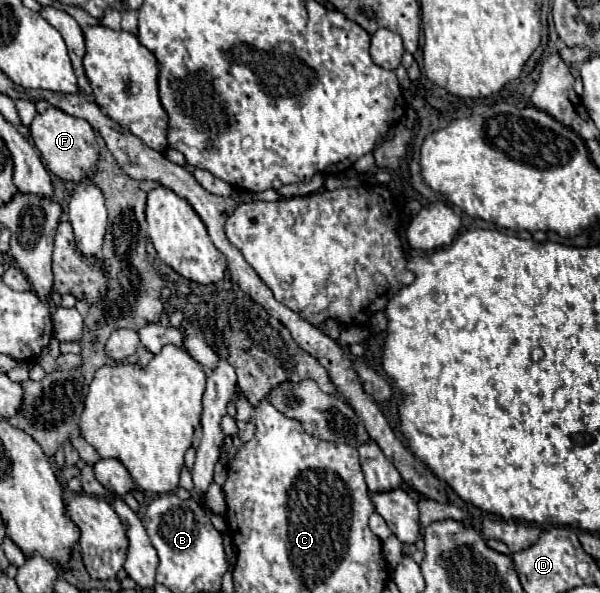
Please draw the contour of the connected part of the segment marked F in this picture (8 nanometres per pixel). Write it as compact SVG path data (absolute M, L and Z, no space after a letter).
M49 106L43 114L37 114L29 126L31 138L41 152L43 164L61 180L71 180L79 182L87 174L93 174L97 168L97 158L99 158L99 146L95 140L95 132L87 120L69 116L61 112L55 106Z

